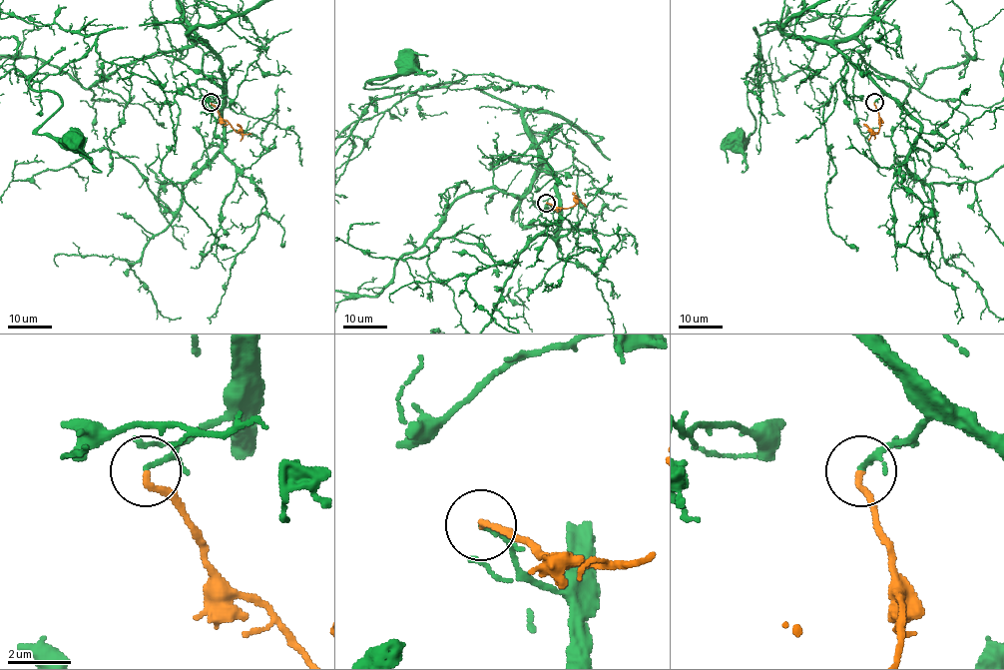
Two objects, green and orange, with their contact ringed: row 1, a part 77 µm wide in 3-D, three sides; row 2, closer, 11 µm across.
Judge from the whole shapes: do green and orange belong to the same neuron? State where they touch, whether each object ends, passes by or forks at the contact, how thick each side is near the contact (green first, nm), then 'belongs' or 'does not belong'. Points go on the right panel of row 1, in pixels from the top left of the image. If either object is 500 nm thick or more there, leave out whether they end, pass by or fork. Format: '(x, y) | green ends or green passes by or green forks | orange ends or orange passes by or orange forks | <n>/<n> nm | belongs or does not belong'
(874, 102) | green ends | orange ends | 140/190 nm | belongs

